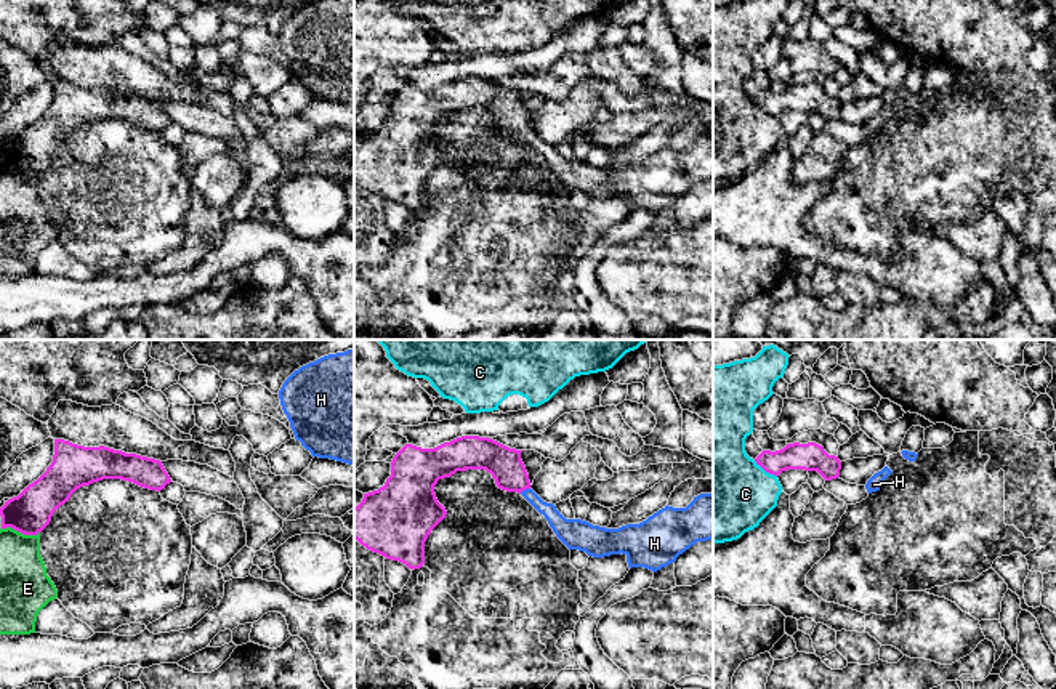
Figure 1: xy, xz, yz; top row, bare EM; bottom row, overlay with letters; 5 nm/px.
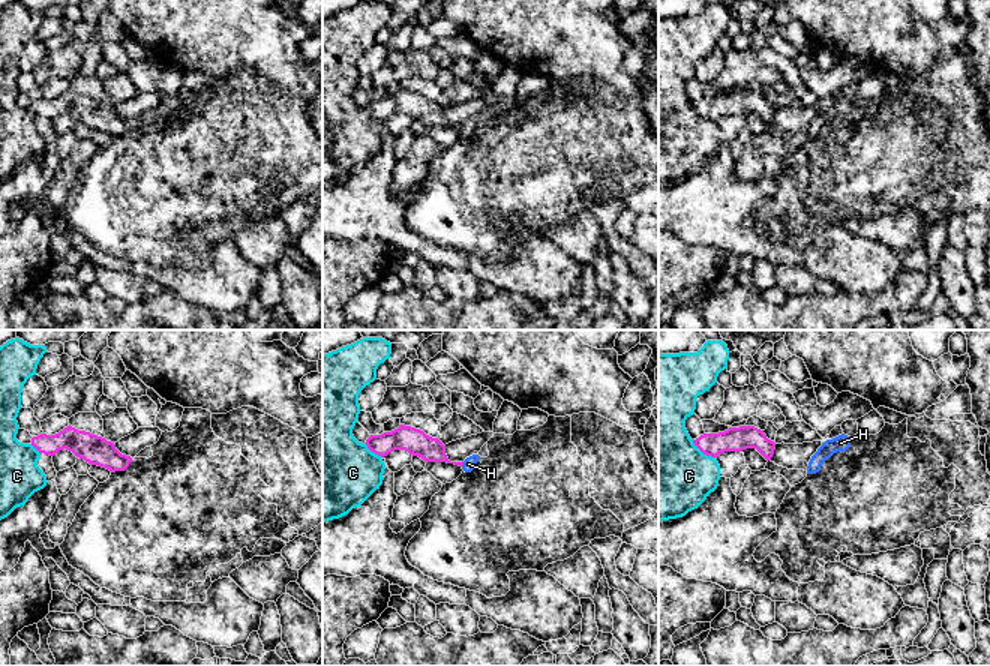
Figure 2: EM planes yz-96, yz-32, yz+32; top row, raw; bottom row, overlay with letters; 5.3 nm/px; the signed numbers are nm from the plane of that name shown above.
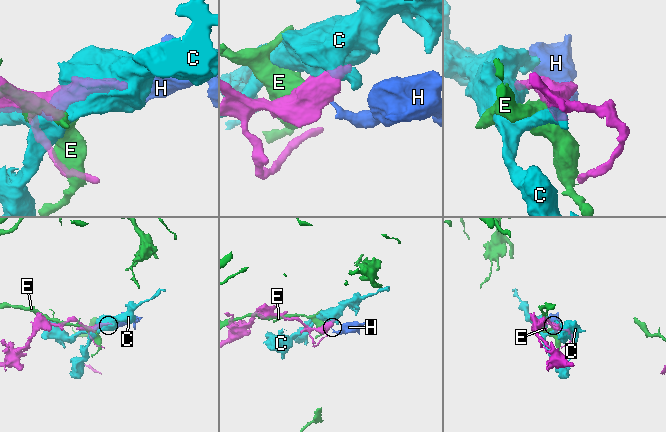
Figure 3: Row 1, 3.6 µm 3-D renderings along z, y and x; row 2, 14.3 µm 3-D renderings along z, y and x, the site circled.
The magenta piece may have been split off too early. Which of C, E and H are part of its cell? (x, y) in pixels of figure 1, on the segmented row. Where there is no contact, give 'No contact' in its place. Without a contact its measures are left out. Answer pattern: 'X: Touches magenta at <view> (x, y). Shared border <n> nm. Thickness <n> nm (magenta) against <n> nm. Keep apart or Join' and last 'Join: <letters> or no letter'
C: Touches magenta at yz (765, 470). Shared border 150 nm. Thickness 140 nm (magenta) against 460 nm. Keep apart
E: Touches magenta at xy (21, 532). Shared border 190 nm. Thickness 220 nm (magenta) against 240 nm. Keep apart
H: Touches magenta at xz (524, 489). Shared border 60 nm. Thickness 170 nm (magenta) against 90 nm. Join
Join: H

